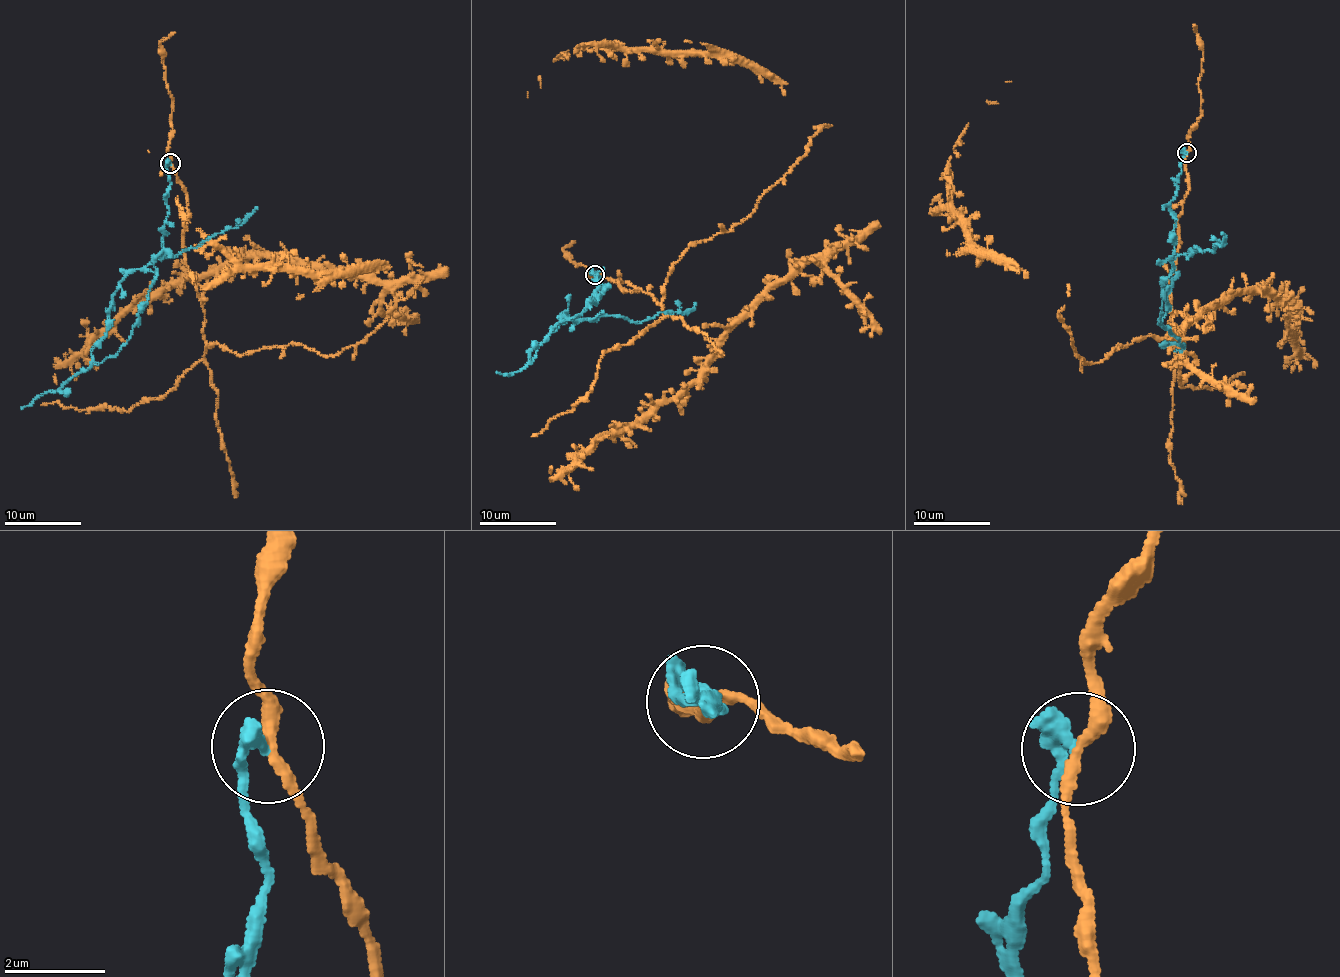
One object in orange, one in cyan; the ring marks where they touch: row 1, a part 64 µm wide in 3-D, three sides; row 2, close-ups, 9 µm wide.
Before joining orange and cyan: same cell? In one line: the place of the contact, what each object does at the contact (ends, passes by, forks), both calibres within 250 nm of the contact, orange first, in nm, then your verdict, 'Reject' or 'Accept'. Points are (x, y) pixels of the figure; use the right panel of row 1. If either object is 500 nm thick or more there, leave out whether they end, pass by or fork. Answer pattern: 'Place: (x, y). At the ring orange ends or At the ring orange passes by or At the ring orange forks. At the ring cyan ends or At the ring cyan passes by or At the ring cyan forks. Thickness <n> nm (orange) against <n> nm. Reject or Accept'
Place: (1186, 152). At the ring orange passes by. At the ring cyan ends. Thickness 240 nm (orange) against 320 nm. Reject

